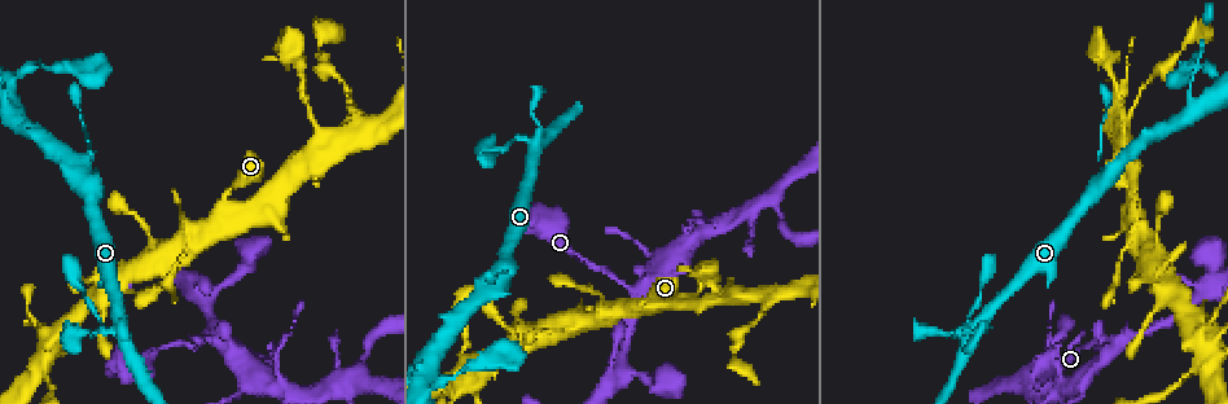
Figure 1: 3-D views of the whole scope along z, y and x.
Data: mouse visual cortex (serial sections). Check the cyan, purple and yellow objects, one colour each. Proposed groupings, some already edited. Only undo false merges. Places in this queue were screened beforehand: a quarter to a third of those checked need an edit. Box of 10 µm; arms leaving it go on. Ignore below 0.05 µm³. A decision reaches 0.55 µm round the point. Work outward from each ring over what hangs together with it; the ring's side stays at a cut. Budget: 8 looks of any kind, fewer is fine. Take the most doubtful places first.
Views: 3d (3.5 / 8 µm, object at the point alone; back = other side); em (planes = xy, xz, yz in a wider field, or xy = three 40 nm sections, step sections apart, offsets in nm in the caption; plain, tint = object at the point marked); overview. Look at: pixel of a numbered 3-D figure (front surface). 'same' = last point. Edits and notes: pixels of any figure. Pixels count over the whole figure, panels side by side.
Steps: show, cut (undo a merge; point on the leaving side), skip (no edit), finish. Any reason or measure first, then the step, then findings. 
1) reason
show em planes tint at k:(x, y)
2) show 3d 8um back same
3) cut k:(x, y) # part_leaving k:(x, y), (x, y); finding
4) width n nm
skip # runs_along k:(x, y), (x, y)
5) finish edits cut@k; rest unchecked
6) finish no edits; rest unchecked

thin neck
show 3d 3.5um at 1:(499, 147)

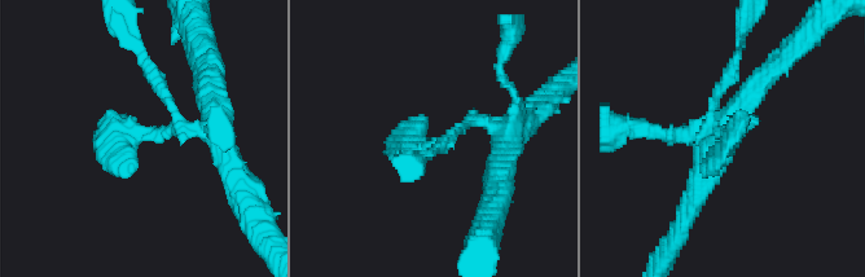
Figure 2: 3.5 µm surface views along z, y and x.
show em xy step 3 plain at 2:(729, 133)

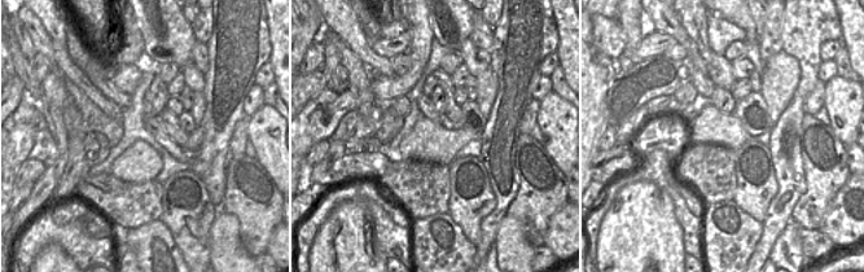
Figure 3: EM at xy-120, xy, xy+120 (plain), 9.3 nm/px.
with the object marked
show em xy step 3 tint same

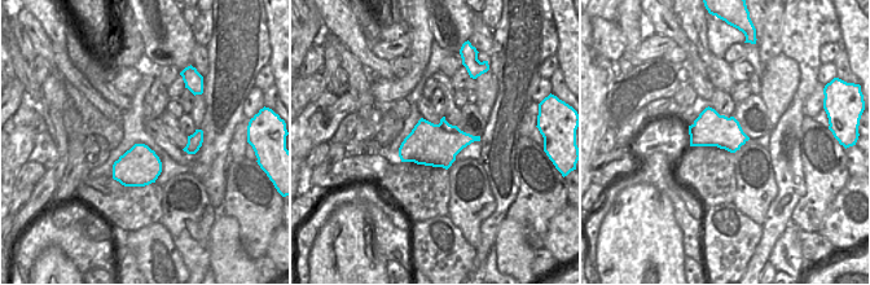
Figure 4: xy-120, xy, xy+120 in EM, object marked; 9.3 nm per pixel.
skip # runs_along 2:(216, 122), (136, 133), (132, 174); all the same cell

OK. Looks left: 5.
abrupt turn
show 3d 3.5um back at 1:(630, 289)

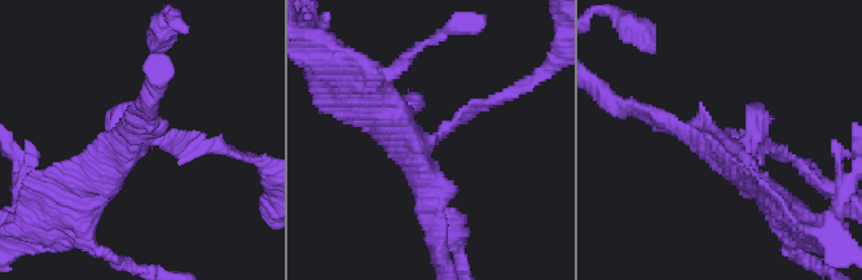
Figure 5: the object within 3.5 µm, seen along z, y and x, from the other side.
show em xy step 2 tint at 5:(426, 145)

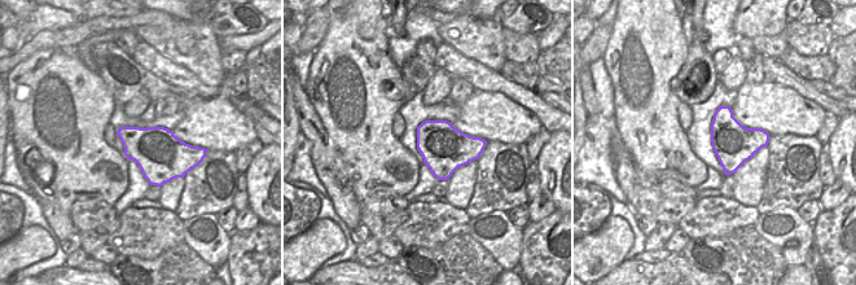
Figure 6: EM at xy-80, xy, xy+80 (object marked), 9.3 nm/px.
width 420 nm
skip # runs_along 5:(206, 145), (139, 138), (71, 186); one cell here

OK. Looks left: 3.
abrupt turn
show 3d 3.5um back at 1:(1027, 378)

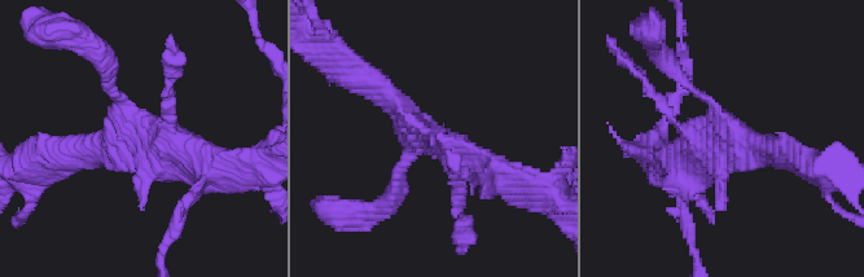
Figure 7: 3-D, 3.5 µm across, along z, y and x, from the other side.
show em xy step 5 tint at 7:(441, 141)

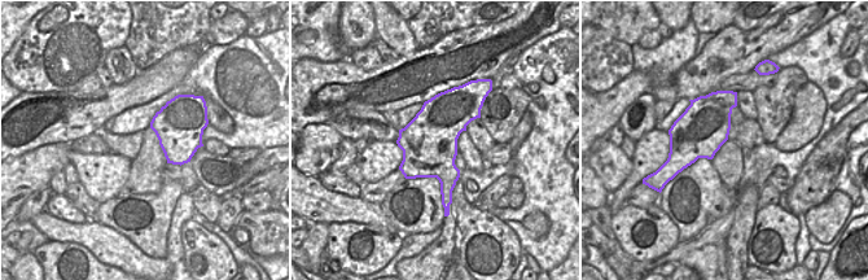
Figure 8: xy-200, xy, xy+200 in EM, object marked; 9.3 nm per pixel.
show em xy step 1 tint same

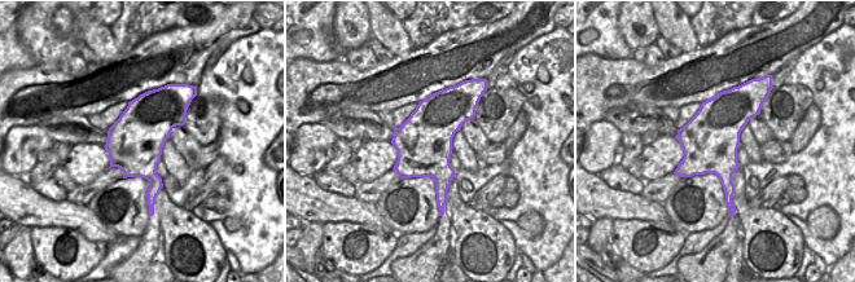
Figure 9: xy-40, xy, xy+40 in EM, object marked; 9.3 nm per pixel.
skip # runs_along 7:(501, 184), (461, 161), (369, 87); all the same cell

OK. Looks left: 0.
finish no edits; rest unchecked

